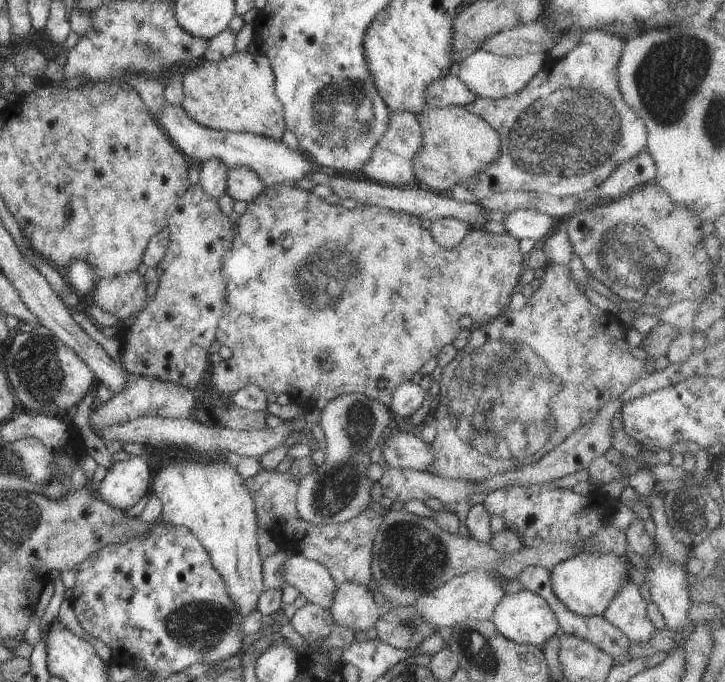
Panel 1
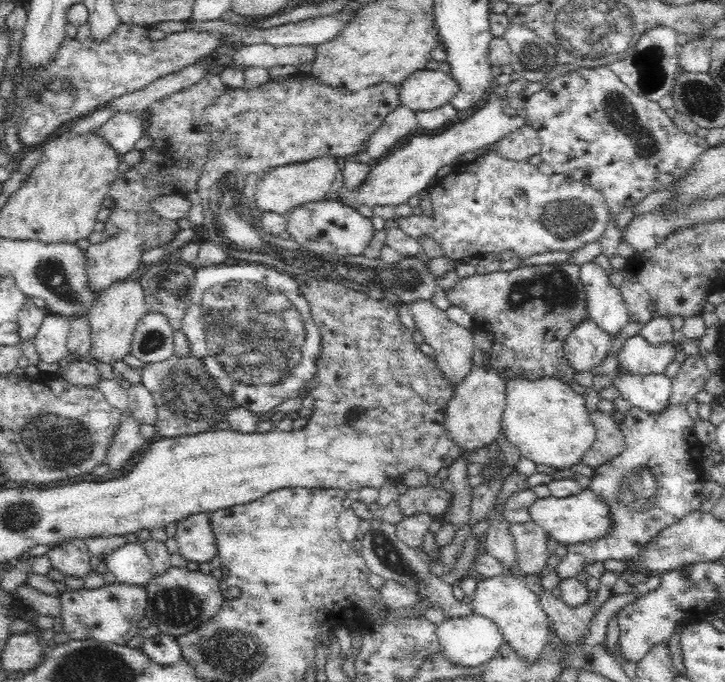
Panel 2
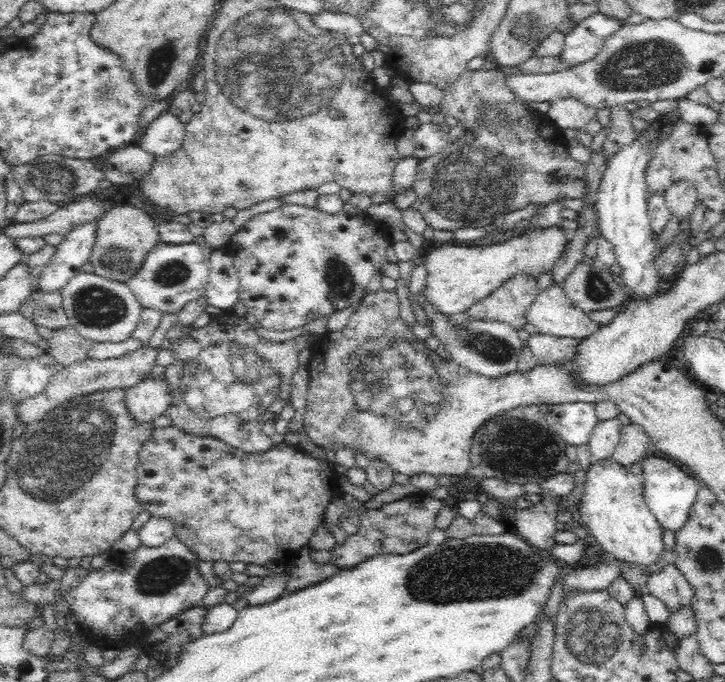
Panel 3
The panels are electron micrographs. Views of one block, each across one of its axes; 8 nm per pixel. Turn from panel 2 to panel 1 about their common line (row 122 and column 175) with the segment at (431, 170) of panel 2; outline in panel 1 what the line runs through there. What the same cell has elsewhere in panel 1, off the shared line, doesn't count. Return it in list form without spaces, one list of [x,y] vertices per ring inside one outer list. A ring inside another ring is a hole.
[[[189,456],[180,460],[178,457],[175,458],[161,460],[156,477],[152,482],[152,492],[160,498],[163,504],[160,520],[168,525],[182,525],[194,533],[194,536],[208,551],[214,568],[224,578],[225,588],[232,597],[233,603],[236,604],[239,613],[243,618],[246,618],[254,612],[259,596],[264,591],[264,585],[262,585],[263,561],[258,555],[258,517],[247,480],[238,473],[236,467],[230,466],[227,456],[214,461],[205,461],[199,457]]]

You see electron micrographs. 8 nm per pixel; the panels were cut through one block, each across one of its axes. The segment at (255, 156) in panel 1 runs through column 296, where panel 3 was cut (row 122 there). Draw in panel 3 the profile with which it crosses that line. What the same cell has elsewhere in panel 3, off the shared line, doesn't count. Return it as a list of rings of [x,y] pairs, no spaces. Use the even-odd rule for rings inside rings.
[[[162,112],[150,124],[144,127],[138,146],[156,156],[174,154],[185,139],[185,124],[179,117]]]

